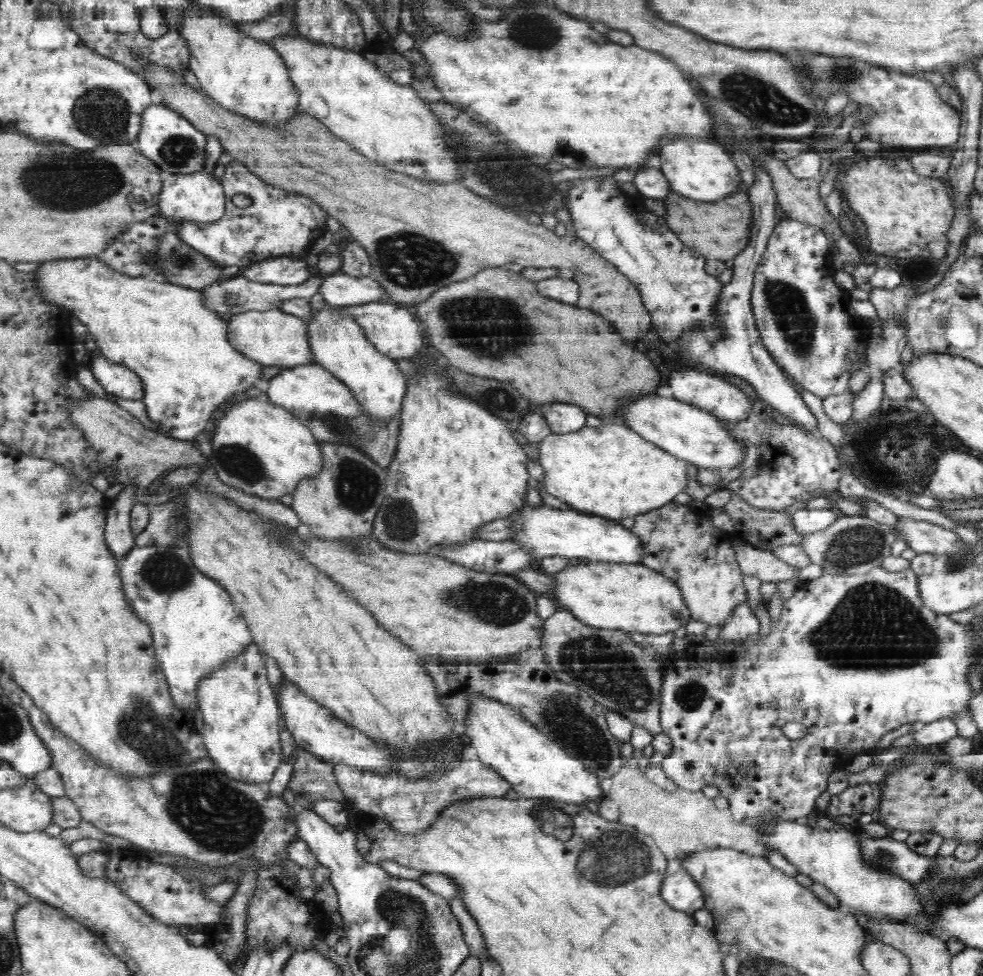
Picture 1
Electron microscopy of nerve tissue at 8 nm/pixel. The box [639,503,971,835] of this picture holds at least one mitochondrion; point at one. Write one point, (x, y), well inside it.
(874, 627)

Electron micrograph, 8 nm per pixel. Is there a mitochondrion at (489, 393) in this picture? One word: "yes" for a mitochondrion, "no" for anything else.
yes

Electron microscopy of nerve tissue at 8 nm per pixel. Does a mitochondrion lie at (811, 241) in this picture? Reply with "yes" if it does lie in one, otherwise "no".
no

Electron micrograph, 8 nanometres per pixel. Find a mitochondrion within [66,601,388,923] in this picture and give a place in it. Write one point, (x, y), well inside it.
(219, 817)

